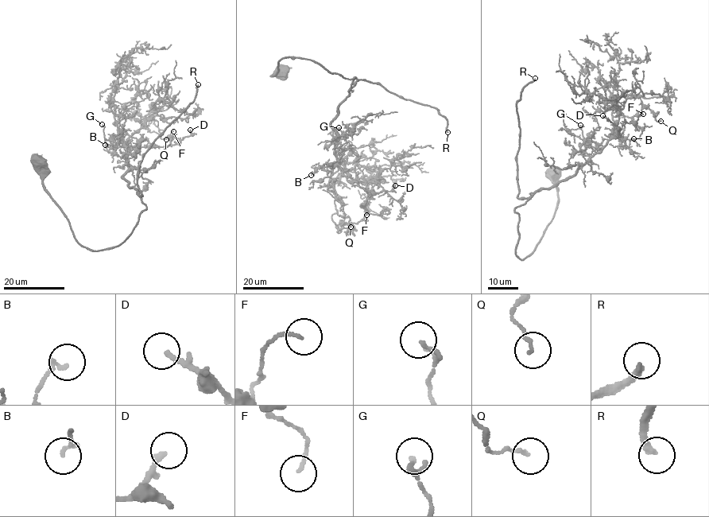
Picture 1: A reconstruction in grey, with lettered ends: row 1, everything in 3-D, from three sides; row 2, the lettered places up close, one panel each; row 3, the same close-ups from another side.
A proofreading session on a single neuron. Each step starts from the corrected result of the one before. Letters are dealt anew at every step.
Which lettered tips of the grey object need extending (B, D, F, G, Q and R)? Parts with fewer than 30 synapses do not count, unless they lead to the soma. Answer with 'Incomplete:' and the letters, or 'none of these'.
Incomplete: D, R

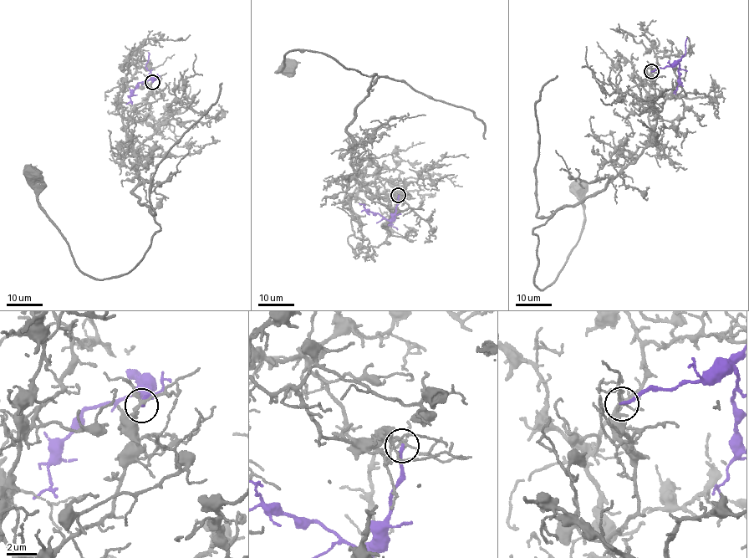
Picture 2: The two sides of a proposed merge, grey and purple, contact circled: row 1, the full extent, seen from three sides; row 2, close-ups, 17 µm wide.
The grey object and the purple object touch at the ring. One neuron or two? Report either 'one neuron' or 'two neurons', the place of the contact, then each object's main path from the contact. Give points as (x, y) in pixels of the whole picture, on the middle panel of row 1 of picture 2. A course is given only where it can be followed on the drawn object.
two neurons | (398, 195) | grey via (398, 195), (349, 177), (355, 174), (346, 130), (375, 74), (316, 52), (287, 52), (277, 73), (287, 64) | purple via (398, 196), (395, 212), (389, 221), (359, 203)

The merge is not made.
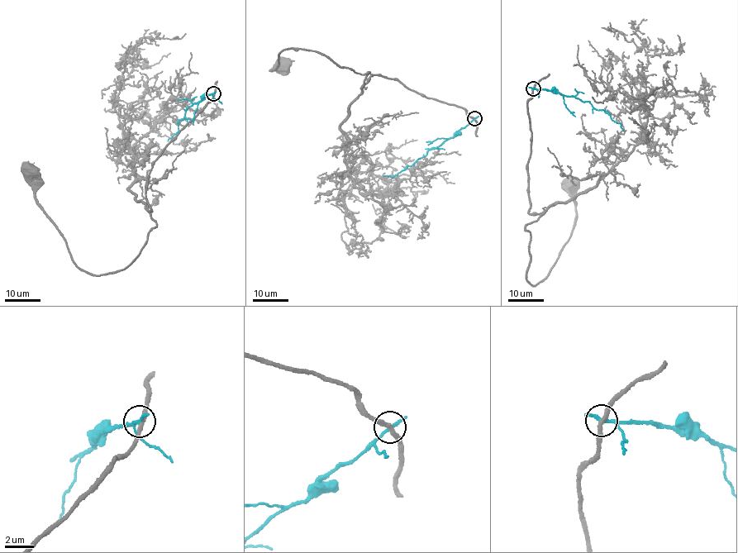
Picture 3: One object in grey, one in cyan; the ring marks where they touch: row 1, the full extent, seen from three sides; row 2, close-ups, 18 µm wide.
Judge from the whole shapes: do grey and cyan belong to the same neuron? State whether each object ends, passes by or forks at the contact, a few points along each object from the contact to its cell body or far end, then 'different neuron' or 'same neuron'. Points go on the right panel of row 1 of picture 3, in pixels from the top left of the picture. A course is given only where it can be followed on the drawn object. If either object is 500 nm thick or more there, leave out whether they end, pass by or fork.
grey passes by; cyan passes by; grey runs (533, 89), (528, 212), (540, 216), (526, 228), (531, 285), (542, 282), (574, 226), (568, 183); cyan runs (533, 89), (554, 90), (588, 101), (621, 124), (623, 131); different neuron

